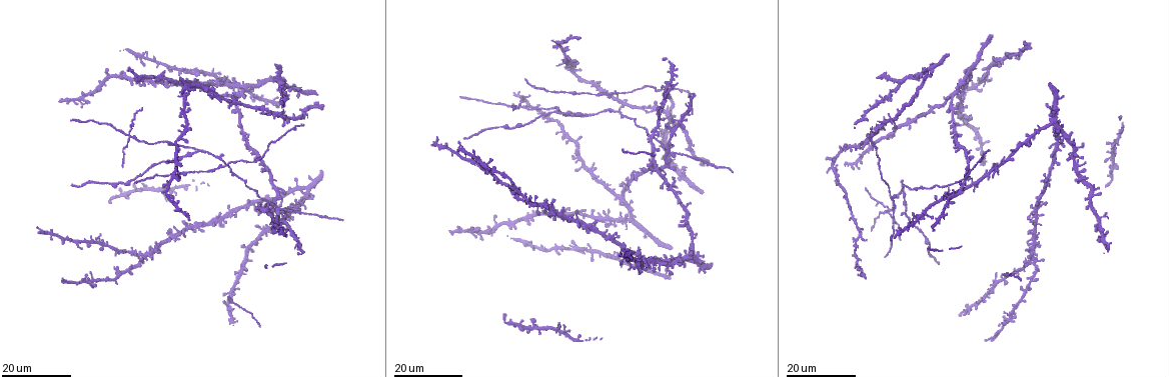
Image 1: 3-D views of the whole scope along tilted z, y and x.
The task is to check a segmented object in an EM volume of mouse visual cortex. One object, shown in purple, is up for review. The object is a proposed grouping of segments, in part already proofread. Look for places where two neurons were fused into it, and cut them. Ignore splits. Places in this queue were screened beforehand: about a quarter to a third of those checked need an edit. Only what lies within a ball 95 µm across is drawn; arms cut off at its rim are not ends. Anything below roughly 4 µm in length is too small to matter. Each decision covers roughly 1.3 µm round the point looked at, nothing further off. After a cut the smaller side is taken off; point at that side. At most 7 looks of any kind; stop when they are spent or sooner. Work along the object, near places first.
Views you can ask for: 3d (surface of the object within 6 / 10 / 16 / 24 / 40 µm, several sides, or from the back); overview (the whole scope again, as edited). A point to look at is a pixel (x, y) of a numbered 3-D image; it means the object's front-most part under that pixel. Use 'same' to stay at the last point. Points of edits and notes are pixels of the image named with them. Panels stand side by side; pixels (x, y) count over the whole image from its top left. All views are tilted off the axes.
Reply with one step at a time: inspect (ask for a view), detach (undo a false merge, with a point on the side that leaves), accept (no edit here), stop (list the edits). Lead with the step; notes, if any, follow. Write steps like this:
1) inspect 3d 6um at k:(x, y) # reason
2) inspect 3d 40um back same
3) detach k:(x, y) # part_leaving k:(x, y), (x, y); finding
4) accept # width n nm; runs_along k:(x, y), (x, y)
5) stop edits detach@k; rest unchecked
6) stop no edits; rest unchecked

inspect 3d 16um at 1:(586, 115) # two arms in line, one across

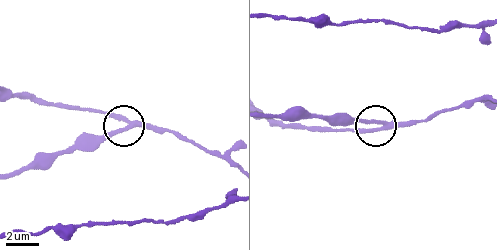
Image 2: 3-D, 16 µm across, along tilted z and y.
inspect 3d 6um at 2:(379, 121)

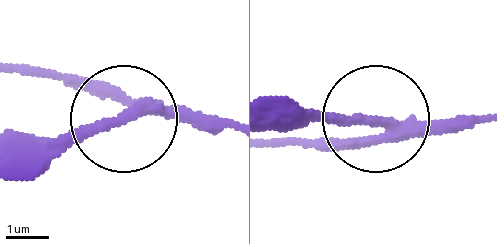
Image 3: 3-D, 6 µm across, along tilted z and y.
inspect 3d 6um back at 3:(124, 116) # from behind

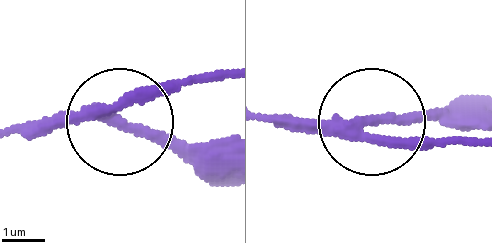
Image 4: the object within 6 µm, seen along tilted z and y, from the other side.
detach 4:(157, 143) # part_leaving 4:(104, 106), (220, 153); a second neuron is stuck on

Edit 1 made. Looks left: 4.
inspect overview

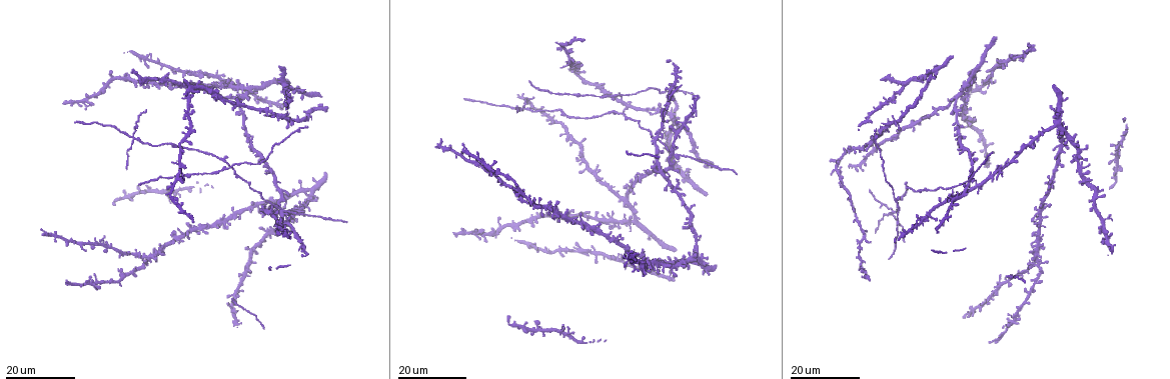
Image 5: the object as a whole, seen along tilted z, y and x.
inspect 3d 16um at 5:(612, 113) # three-way junction

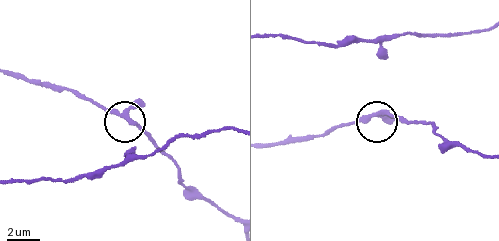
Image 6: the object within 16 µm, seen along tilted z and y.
inspect 3d 6um at 6:(129, 120)

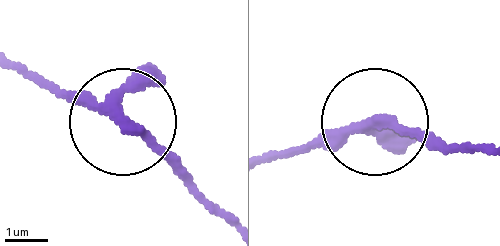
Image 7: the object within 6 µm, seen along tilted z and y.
accept # width 200 nm; runs_along 7:(475, 147), (365, 118), (267, 159); all the same neuron

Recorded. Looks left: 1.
stop edits detach@4; rest unchecked

